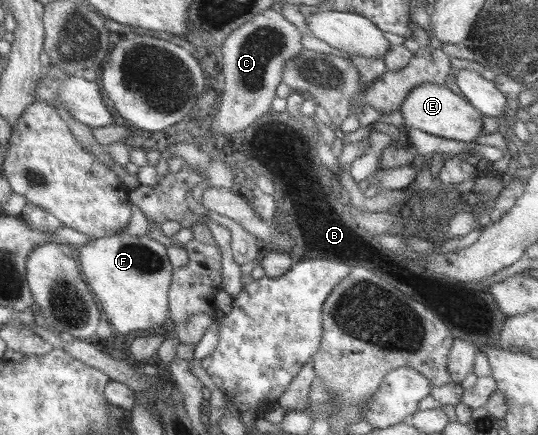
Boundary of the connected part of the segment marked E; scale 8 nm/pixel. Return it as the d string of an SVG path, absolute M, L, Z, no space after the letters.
M421 83L408 92L398 107L404 127L419 129L424 133L462 143L473 142L482 132L482 115L463 97L434 83Z

